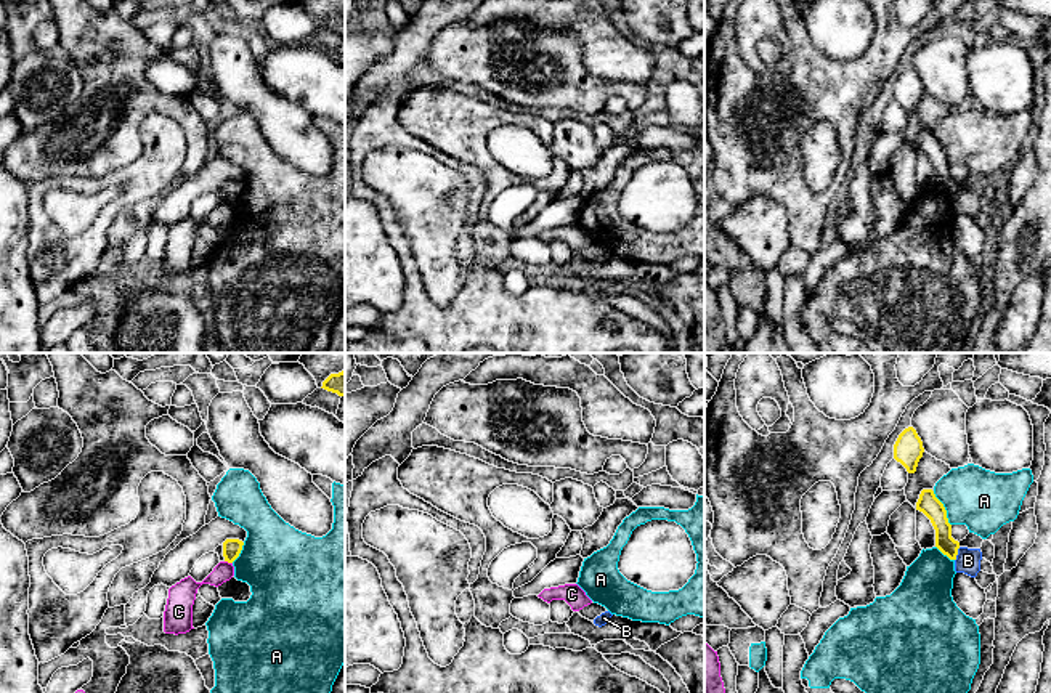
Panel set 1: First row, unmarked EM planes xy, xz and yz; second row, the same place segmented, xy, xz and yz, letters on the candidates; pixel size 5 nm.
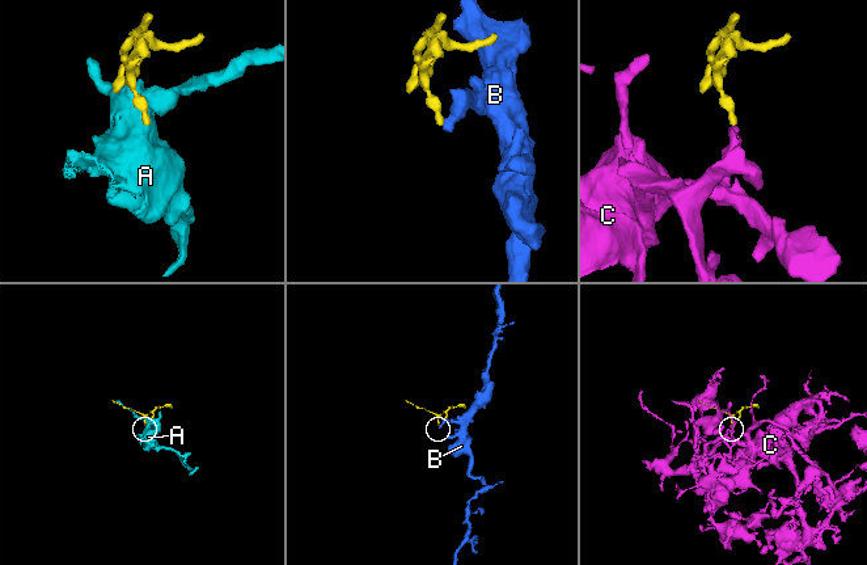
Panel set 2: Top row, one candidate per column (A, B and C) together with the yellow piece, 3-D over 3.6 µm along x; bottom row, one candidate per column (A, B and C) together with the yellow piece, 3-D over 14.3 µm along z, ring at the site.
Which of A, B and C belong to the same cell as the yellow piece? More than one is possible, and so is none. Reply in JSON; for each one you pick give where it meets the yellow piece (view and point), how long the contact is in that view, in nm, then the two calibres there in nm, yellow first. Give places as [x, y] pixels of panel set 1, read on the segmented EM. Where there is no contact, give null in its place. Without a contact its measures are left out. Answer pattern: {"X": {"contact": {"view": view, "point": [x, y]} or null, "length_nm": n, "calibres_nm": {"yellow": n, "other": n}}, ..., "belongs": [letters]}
{"belongs": []}

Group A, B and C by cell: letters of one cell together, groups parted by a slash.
A / B / C

